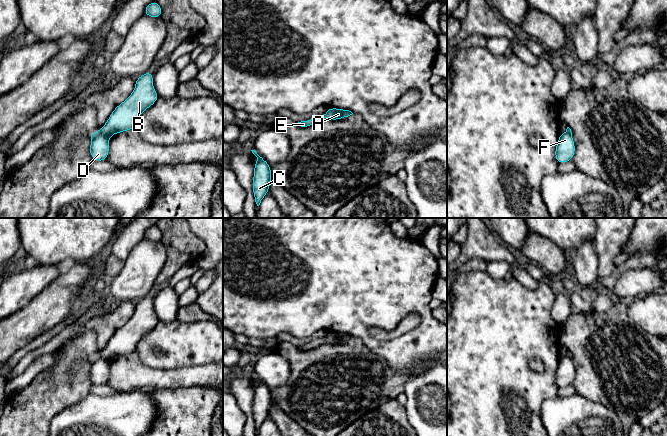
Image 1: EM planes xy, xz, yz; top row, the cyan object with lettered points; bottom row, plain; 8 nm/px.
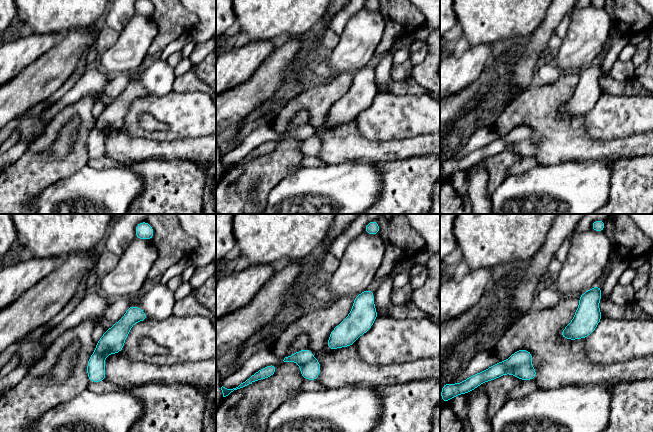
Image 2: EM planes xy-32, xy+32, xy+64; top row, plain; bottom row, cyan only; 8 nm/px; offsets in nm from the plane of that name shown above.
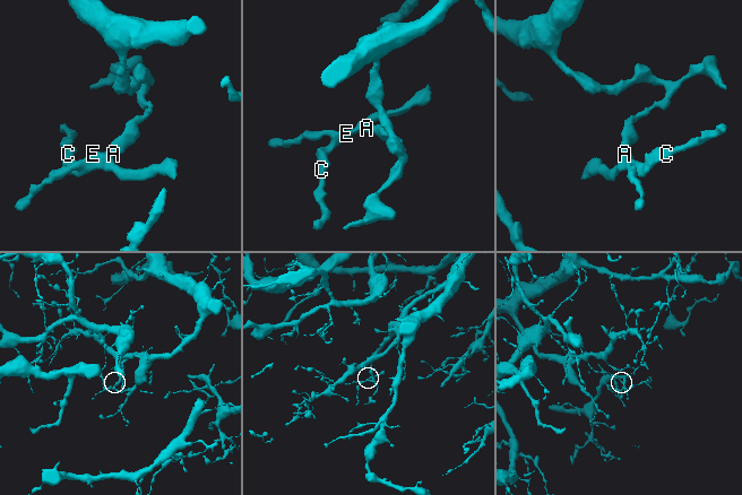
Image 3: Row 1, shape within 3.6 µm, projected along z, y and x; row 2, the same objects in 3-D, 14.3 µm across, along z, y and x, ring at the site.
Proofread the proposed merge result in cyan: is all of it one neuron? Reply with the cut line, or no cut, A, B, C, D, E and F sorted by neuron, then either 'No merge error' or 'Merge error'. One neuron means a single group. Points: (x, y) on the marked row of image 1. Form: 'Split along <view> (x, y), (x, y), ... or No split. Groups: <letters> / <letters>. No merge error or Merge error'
No split. Groups: A B C D E F. No merge error

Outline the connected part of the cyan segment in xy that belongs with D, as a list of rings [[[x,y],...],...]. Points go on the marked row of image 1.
[[[147,71],[136,78],[131,95],[116,106],[105,125],[96,133],[89,133],[90,155],[94,161],[106,161],[109,154],[109,137],[116,133],[134,130],[135,123],[144,110],[151,107],[159,96],[153,88],[153,73]]]

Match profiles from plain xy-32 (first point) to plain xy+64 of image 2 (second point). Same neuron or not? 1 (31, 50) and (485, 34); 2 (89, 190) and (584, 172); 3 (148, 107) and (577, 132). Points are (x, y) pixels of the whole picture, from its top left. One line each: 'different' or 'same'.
1: different
2: same
3: different

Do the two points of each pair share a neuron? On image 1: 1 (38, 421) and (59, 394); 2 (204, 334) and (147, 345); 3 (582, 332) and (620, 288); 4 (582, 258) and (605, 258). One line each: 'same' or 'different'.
1: same
2: same
3: different
4: different

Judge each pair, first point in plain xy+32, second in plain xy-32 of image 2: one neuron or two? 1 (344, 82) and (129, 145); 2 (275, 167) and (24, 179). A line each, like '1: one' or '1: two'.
1: one
2: one

